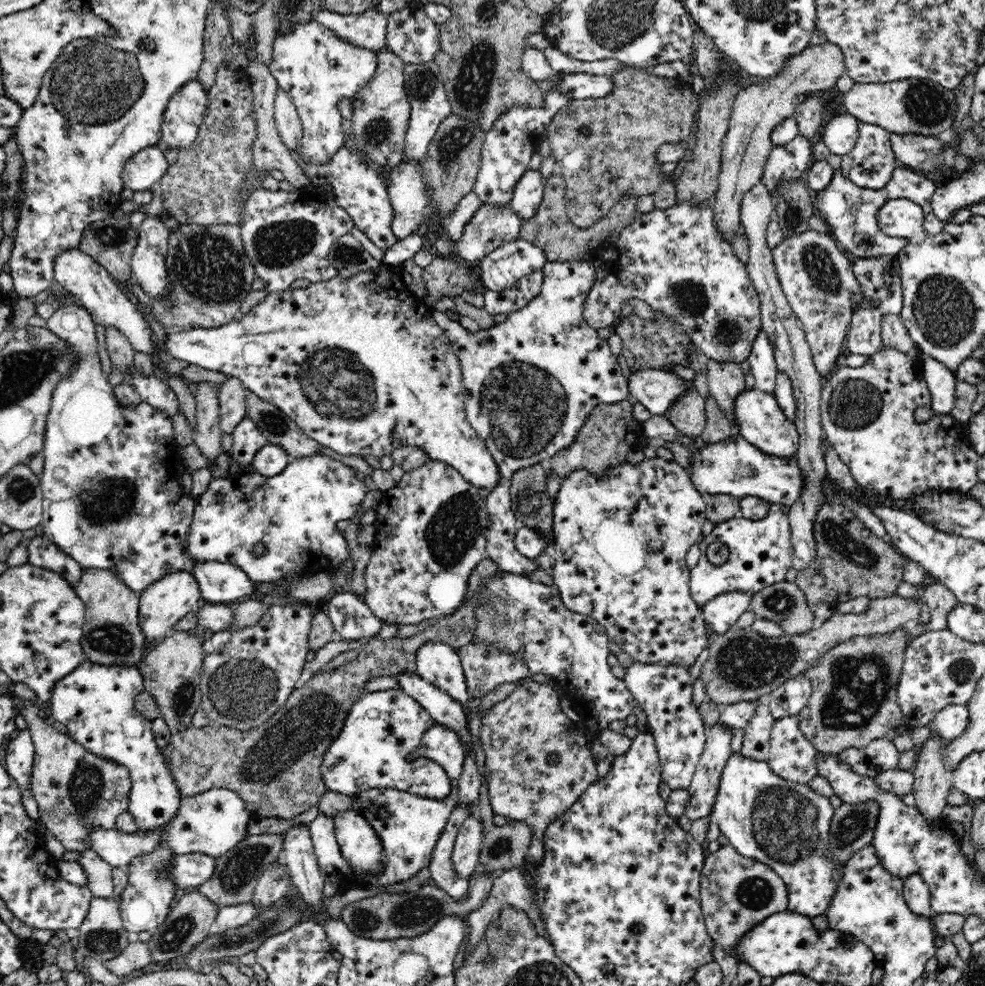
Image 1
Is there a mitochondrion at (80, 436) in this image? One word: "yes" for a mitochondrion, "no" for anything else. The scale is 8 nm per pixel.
no

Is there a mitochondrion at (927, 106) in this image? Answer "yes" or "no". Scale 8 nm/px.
yes

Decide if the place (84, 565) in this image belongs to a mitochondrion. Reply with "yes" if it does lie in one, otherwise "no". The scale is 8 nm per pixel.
no

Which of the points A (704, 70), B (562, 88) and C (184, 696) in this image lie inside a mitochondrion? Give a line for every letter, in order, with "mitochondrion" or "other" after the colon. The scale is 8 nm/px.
A: other
B: other
C: mitochondrion

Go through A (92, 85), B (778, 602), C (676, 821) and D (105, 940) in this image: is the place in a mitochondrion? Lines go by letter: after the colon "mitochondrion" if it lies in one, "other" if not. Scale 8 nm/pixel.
A: mitochondrion
B: mitochondrion
C: other
D: mitochondrion

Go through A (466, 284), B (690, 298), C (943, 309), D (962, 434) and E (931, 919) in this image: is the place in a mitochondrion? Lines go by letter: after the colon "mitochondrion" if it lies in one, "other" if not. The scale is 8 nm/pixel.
A: mitochondrion
B: mitochondrion
C: mitochondrion
D: other
E: other

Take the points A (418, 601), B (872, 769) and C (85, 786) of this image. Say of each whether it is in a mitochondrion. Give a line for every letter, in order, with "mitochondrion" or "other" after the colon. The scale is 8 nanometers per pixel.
A: other
B: other
C: mitochondrion

